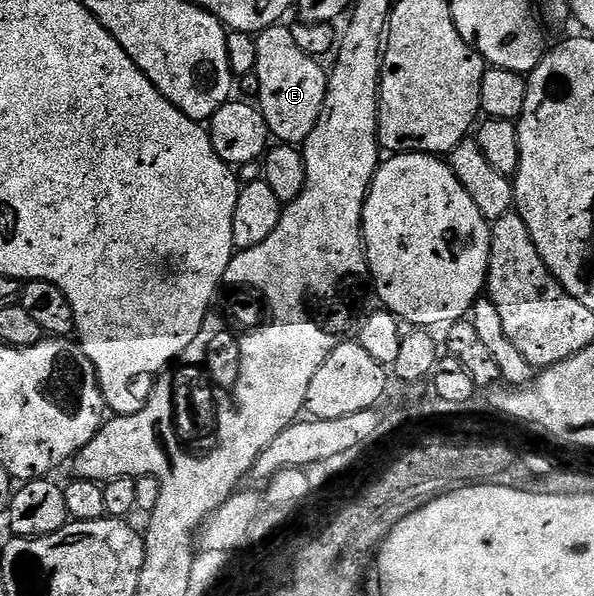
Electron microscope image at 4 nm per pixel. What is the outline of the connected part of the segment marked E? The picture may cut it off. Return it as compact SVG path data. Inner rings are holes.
M275 24L257 33L257 68L255 74L258 82L258 107L268 124L271 137L281 145L303 145L316 121L323 111L324 96L327 95L328 74L317 59L301 51L293 39L292 28L284 24Z

